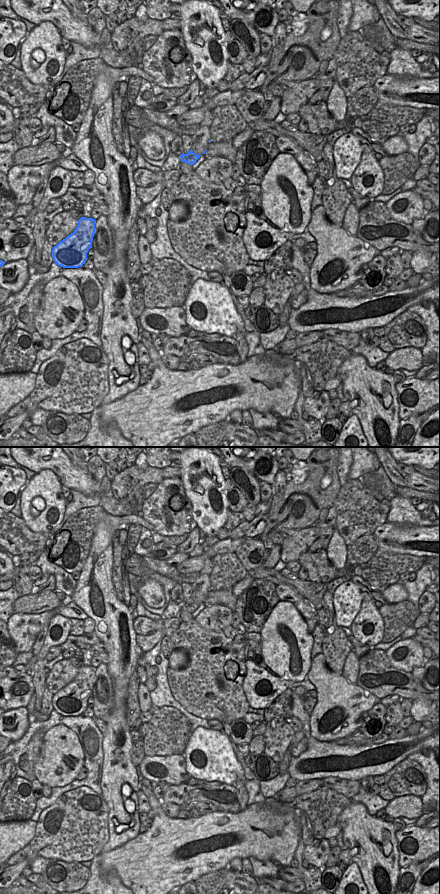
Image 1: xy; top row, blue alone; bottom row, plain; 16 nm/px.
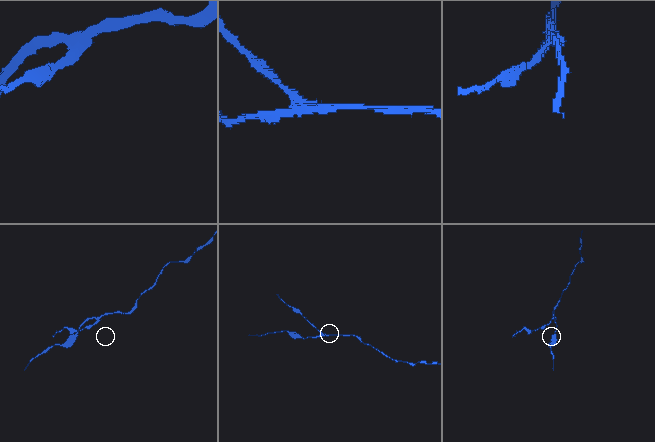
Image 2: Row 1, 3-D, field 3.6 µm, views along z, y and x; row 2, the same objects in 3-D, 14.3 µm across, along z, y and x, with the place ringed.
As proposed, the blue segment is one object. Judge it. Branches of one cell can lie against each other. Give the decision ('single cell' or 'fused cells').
fused cells

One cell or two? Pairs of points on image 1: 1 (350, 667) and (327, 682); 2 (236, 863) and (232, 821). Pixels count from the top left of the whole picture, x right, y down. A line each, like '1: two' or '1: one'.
1: two
2: two

